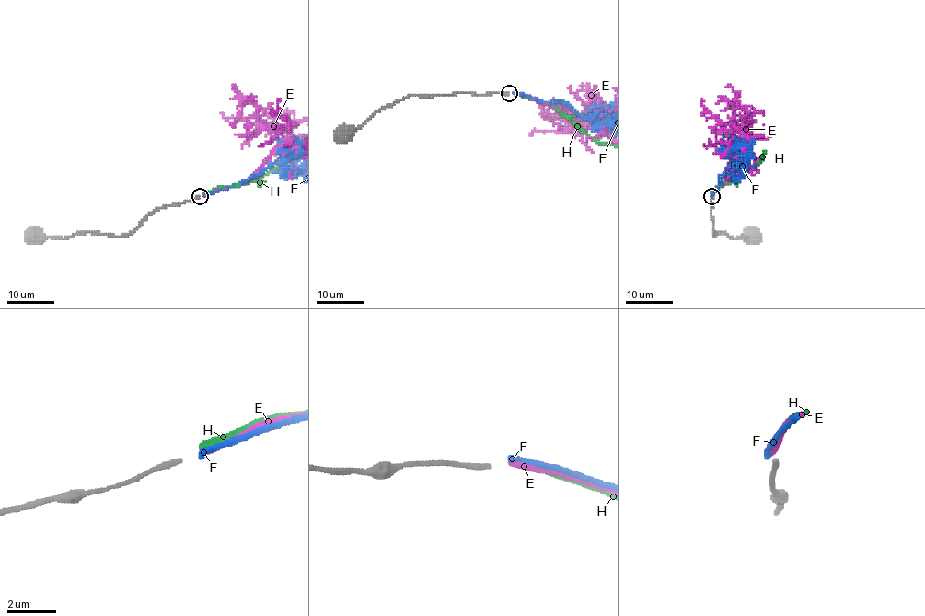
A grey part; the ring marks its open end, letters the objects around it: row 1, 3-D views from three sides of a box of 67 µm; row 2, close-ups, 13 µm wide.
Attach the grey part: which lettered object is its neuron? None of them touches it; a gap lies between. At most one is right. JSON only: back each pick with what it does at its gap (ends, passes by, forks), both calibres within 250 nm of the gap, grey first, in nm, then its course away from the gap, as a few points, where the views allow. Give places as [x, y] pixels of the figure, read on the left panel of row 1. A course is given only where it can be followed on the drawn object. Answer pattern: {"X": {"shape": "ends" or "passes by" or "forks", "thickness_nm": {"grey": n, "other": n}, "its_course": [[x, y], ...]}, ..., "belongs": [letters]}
{"E": {"shape": "ends", "thickness_nm": {"grey": 240, "other": 190}}, "belongs": ["E"]}

